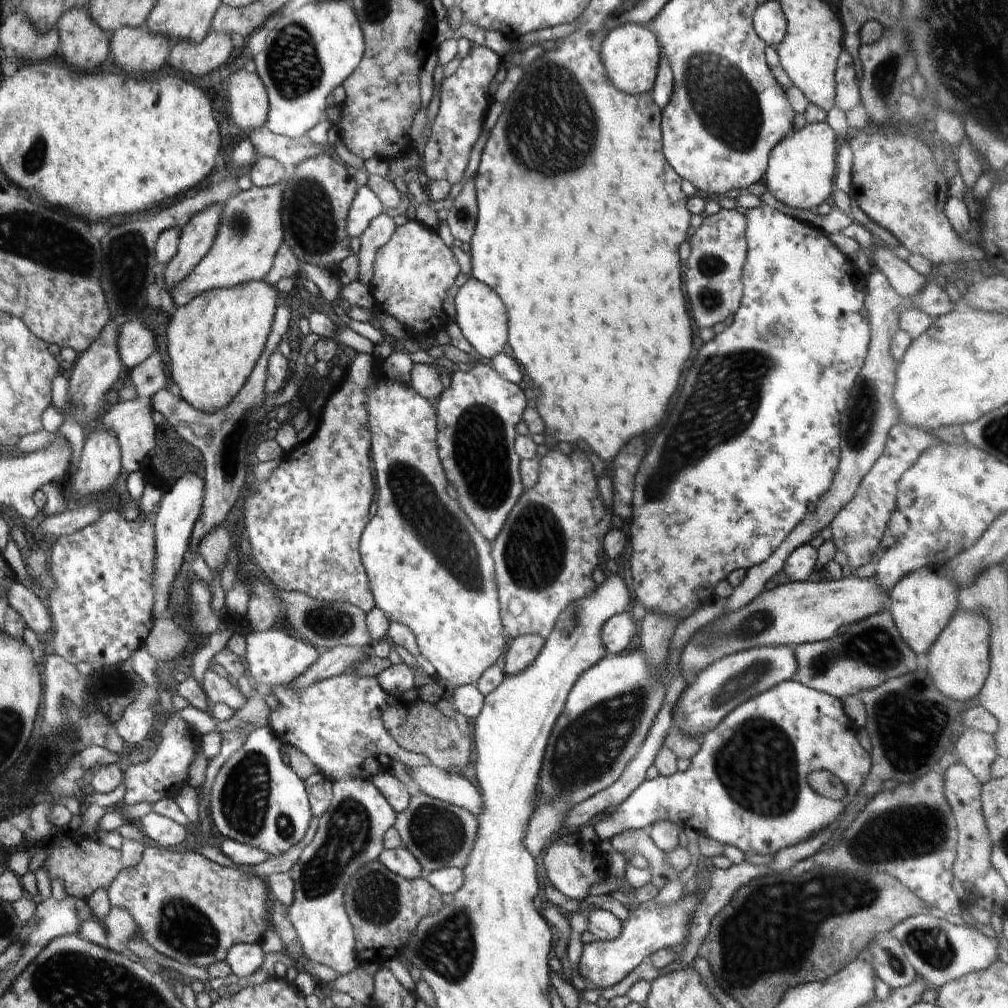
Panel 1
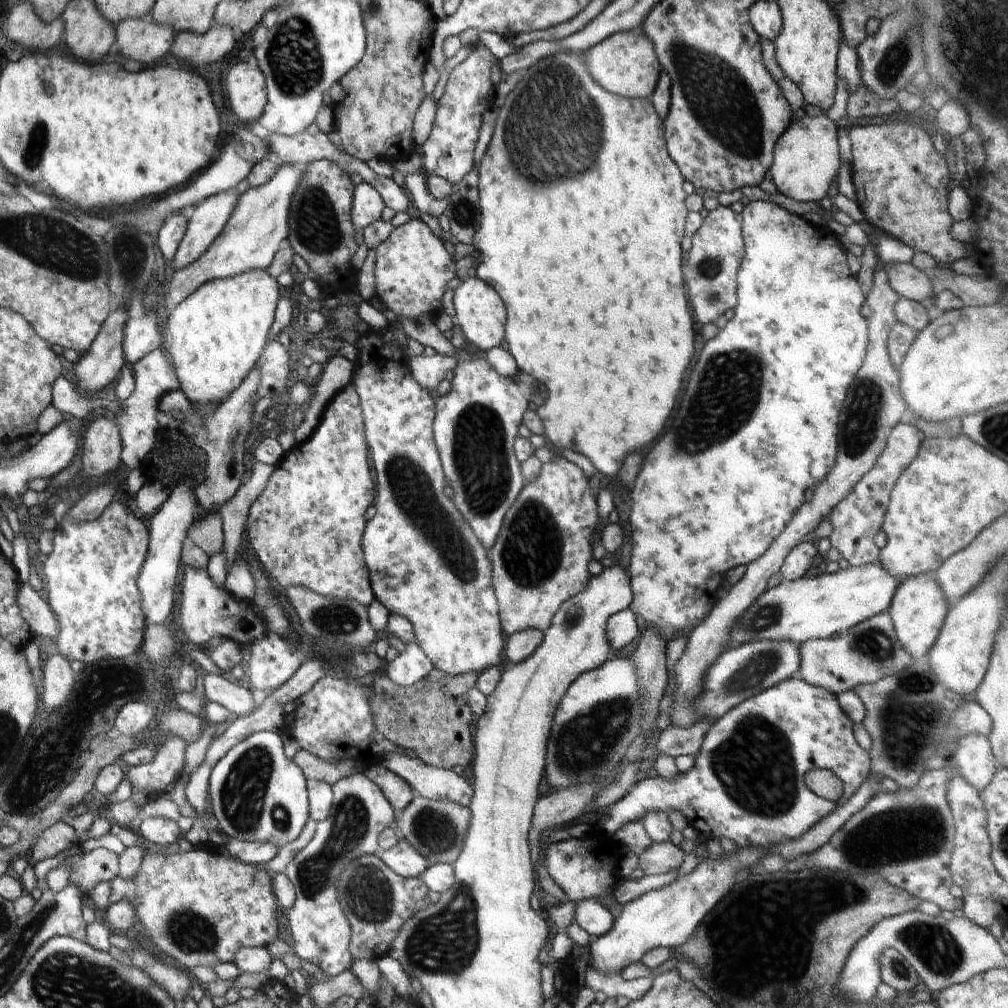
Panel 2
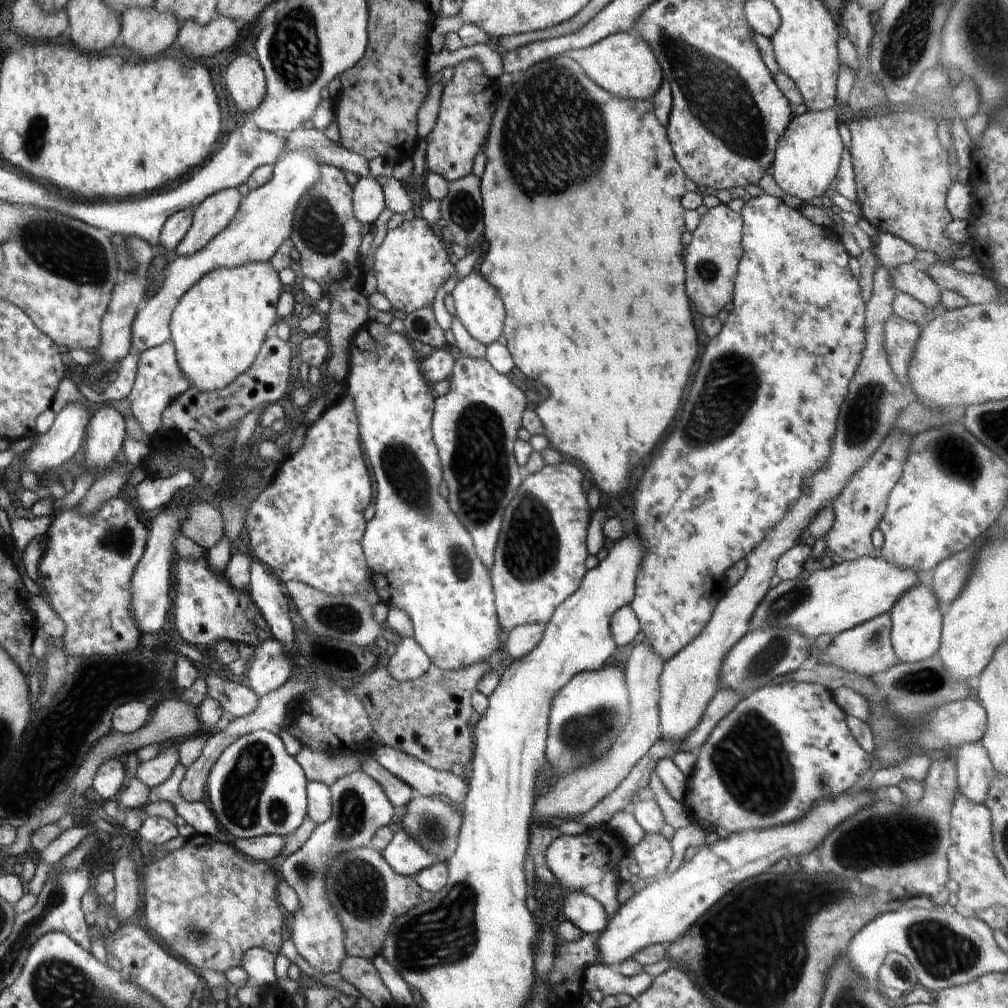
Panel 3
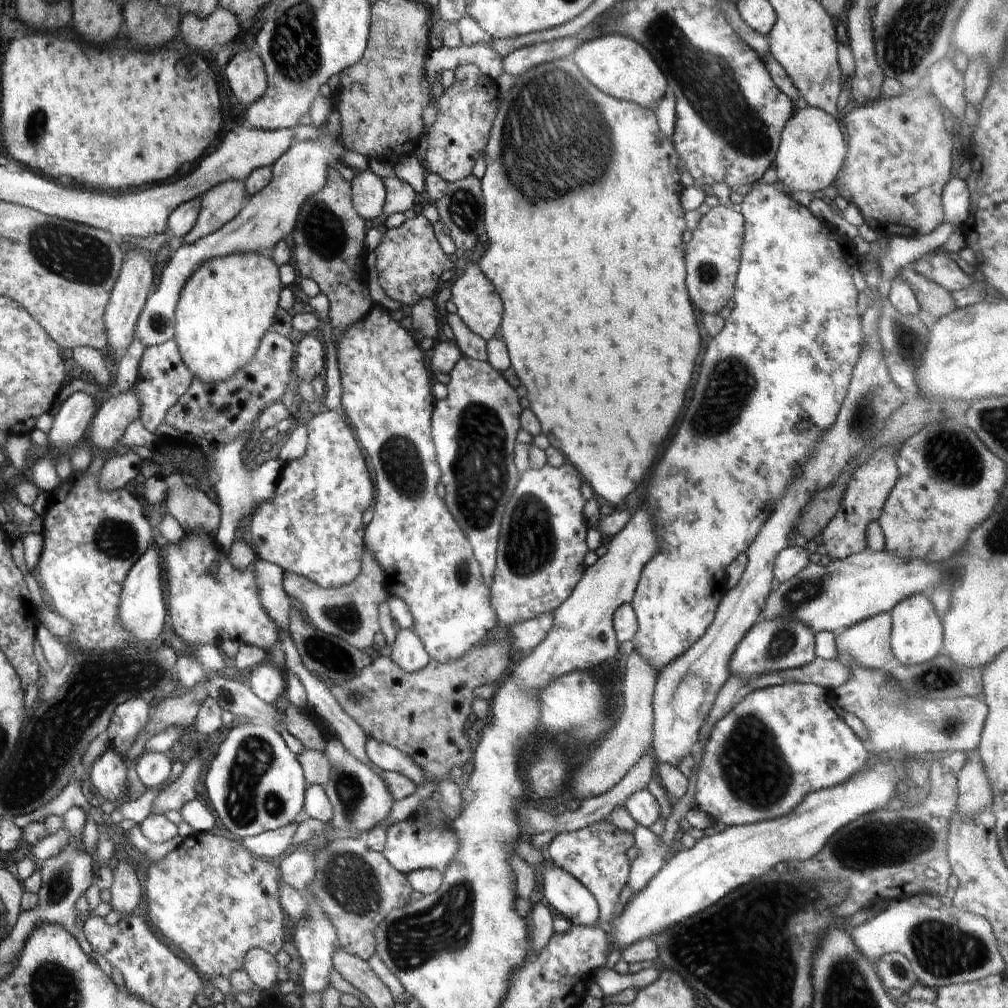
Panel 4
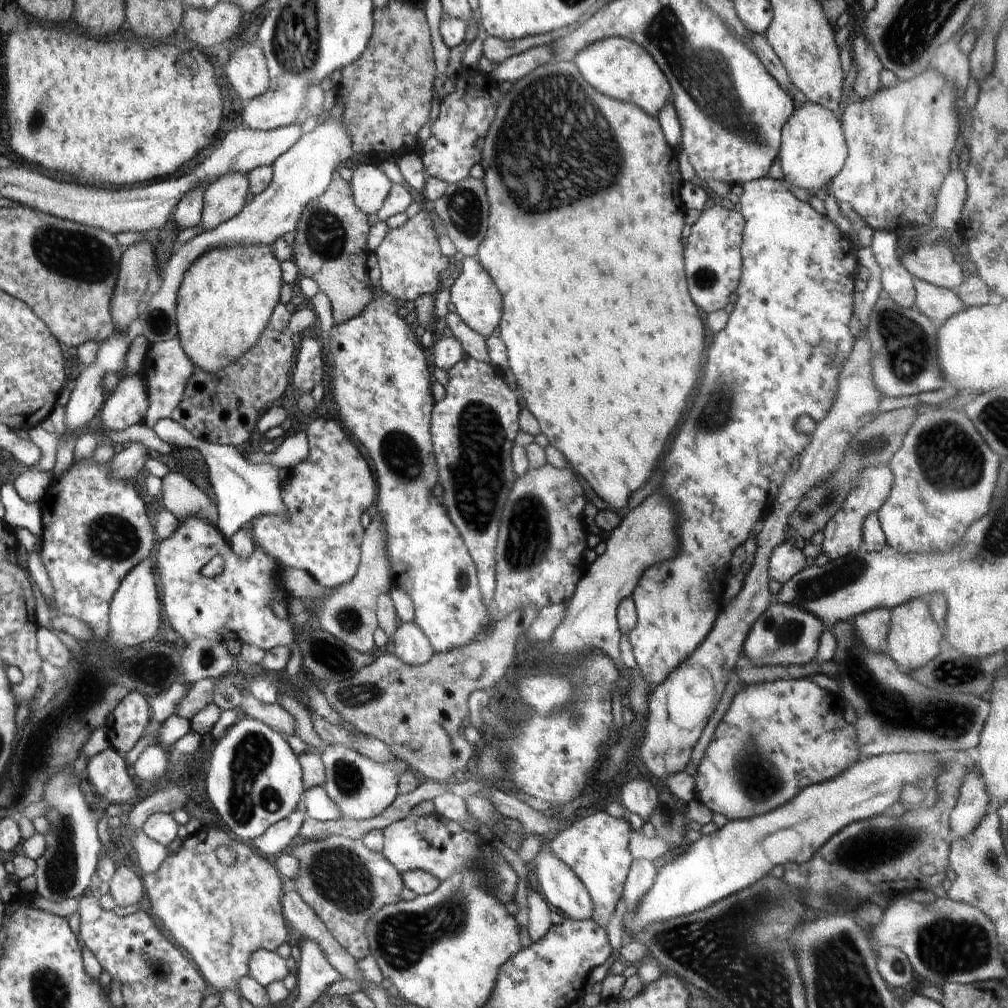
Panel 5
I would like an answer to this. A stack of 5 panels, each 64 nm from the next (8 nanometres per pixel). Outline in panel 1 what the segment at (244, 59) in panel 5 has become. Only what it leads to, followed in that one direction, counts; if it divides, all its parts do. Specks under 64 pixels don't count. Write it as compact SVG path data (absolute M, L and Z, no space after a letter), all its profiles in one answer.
M252 67L238 70L229 81L230 114L242 132L250 136L268 120L266 88Z

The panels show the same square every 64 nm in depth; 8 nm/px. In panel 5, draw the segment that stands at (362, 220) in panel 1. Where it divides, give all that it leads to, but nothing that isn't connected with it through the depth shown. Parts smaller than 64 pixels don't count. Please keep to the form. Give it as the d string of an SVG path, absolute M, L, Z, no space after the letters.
M371 163L355 164L353 178L350 182L354 204L364 214L376 214L390 192L388 176Z

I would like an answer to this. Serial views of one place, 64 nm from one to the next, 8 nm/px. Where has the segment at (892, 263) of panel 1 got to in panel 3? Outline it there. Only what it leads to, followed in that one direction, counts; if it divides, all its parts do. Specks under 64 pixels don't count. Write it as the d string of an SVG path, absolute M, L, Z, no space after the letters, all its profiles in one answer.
M900 264L890 272L893 277L893 287L897 291L910 294L930 310L940 304L942 289L927 275L924 268L917 269L914 265Z

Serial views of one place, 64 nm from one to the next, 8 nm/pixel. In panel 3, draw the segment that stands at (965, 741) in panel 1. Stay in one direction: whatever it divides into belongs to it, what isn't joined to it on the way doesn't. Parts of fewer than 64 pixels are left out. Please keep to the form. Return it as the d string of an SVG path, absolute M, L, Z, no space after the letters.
M982 740L960 746L953 755L956 759L957 790L970 802L982 804L997 775Z

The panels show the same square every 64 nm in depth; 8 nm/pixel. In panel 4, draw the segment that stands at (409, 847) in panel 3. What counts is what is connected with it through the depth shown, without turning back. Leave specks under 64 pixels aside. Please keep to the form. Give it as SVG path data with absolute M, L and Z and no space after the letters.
M413 816L392 823L388 827L388 840L384 846L384 856L390 863L390 866L400 874L410 874L415 870L432 869L444 873L448 866L451 865L454 856L458 854L460 846L458 846L458 837L453 827L449 830L430 830L428 826L424 826L422 822L418 822Z

